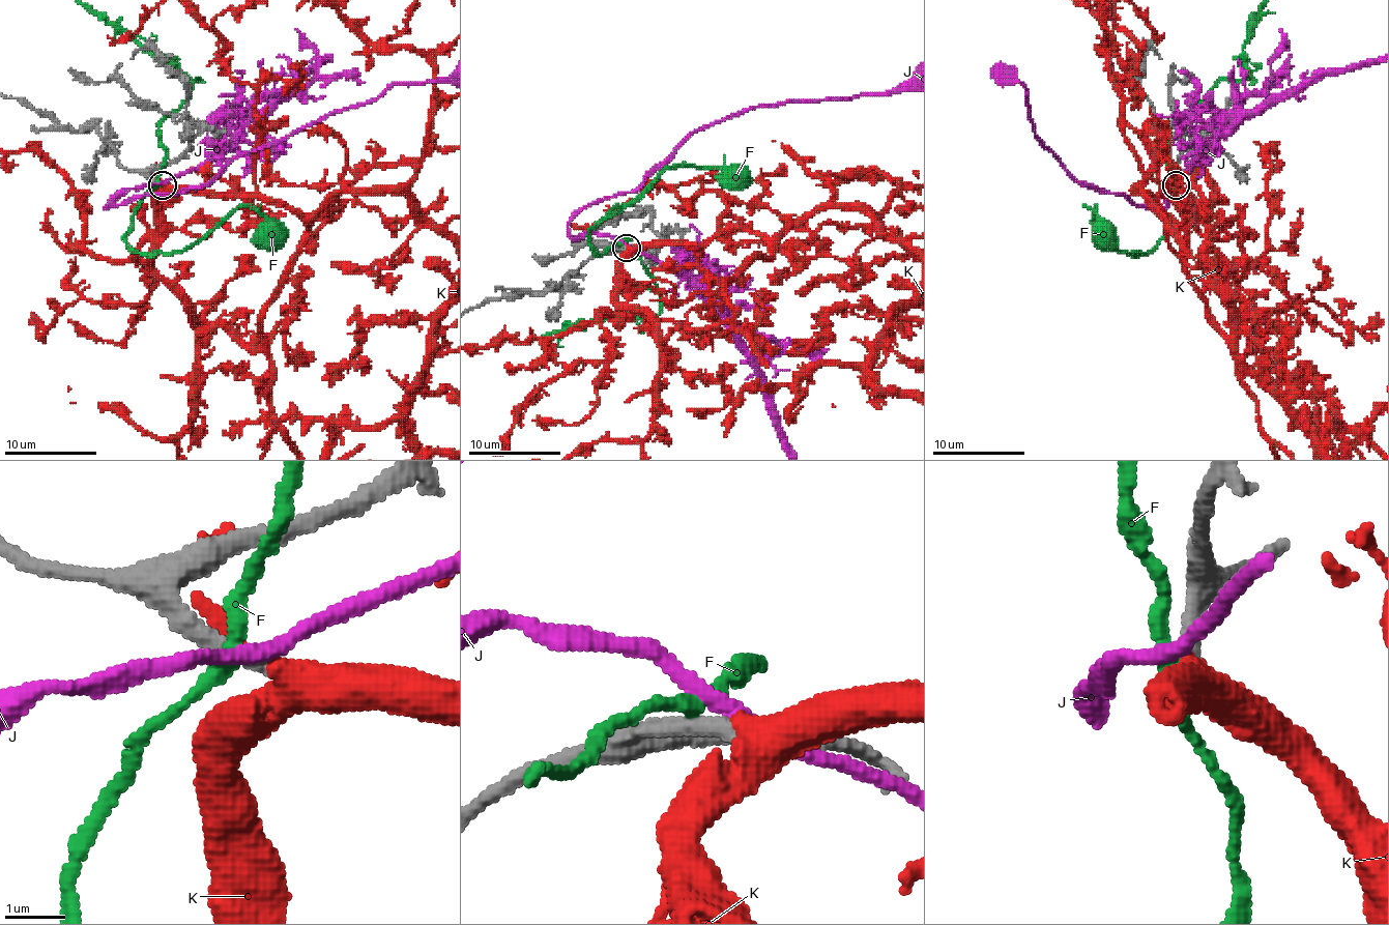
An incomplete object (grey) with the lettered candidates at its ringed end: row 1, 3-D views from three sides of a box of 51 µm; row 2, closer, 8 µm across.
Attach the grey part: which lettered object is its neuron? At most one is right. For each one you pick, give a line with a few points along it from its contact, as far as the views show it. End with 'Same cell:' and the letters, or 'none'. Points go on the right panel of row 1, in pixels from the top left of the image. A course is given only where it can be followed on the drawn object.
Same cell: K

